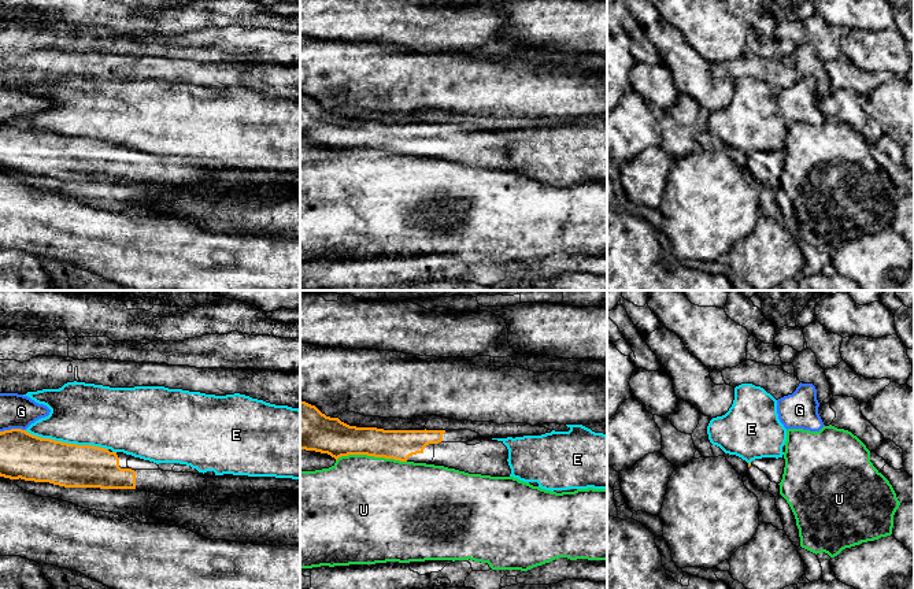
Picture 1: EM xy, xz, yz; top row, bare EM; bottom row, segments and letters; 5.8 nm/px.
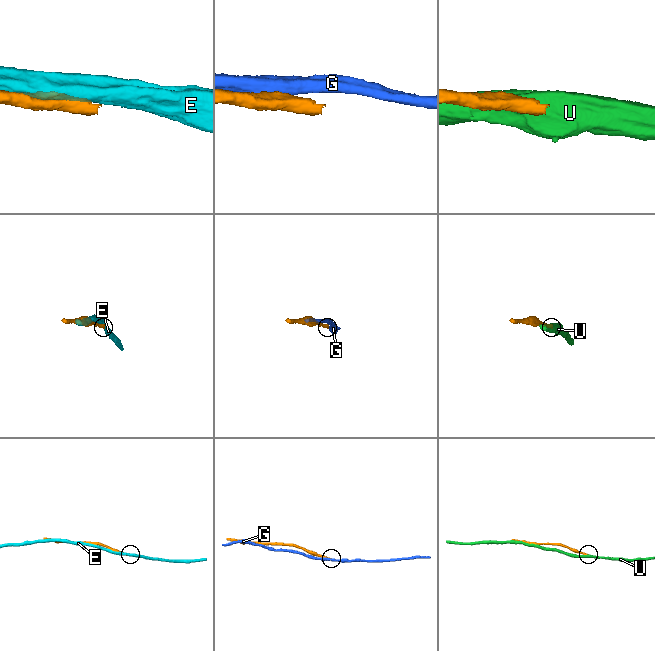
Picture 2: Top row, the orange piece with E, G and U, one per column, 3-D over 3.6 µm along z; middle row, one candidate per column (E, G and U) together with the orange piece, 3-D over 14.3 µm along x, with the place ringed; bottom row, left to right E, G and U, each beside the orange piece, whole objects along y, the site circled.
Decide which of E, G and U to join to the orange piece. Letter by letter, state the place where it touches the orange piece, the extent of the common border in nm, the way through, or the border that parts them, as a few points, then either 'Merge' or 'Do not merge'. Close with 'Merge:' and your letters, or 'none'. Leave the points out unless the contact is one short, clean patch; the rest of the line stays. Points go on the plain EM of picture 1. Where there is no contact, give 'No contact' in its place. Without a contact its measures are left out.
E: Touches orange at xy (66, 136). Shared border 500 nm. Do not merge
G: Touches orange at xy (13, 122). Shared border 150 nm. Boundary: xy (25, 122), (4, 122), (0, 125). Do not merge
U: Touches orange at xz (372, 148). Shared border 420 nm. Do not merge
Merge: none

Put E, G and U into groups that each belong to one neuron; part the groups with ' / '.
E / G / U

